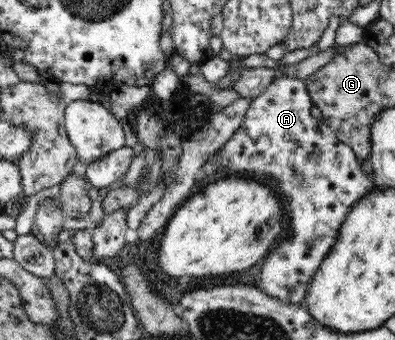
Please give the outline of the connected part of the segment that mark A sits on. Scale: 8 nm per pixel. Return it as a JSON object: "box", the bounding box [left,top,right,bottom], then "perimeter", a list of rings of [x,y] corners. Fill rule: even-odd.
{"box":[219,74,377,302],"perimeter":[[[276,74],[271,85],[259,97],[244,109],[244,120],[233,137],[219,150],[221,166],[233,169],[242,175],[253,175],[255,179],[267,177],[269,181],[277,181],[277,187],[287,203],[287,215],[291,229],[285,239],[267,254],[261,267],[262,289],[271,297],[283,302],[304,302],[311,279],[321,266],[323,259],[329,254],[331,247],[339,236],[339,228],[349,213],[351,205],[375,189],[377,185],[361,170],[361,160],[351,147],[339,141],[336,132],[323,119],[311,116],[311,96],[307,91],[305,80],[297,77]]]}

